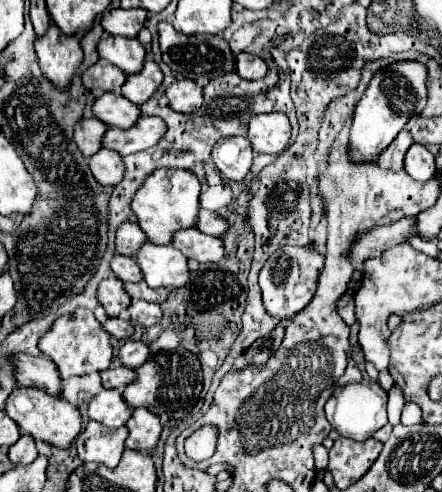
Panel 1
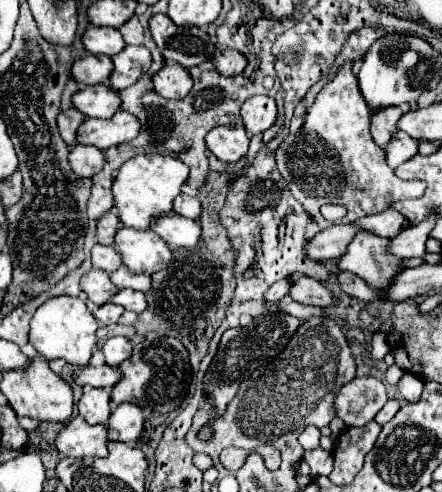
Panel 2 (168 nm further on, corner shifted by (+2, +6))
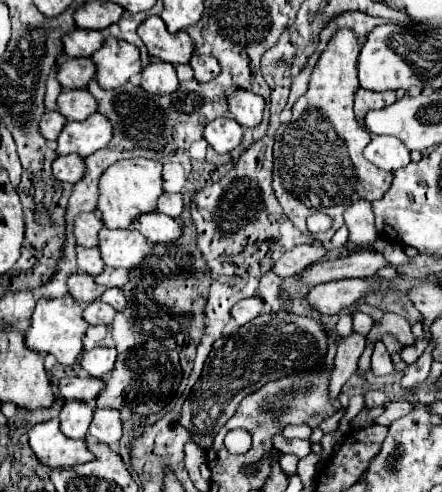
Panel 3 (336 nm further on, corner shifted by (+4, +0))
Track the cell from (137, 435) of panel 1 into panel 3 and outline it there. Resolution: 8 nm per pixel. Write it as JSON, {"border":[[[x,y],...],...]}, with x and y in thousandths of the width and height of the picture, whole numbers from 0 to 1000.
{"border":[[[217,831],[199,876],[213,892],[240,904],[262,904],[276,892],[276,852],[262,831]]]}

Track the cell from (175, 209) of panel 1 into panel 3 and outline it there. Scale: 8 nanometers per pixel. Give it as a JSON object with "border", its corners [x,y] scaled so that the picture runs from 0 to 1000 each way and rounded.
{"border":[[[285,323],[249,335],[226,360],[226,409],[231,449],[244,465],[294,465],[303,445],[326,433],[353,429],[357,400],[371,392],[367,331],[344,323]]]}

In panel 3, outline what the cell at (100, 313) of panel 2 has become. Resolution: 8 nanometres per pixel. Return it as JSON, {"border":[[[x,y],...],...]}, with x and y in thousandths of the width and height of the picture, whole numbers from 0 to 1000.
{"border":[[[213,612],[213,616],[195,620],[186,644],[204,661],[249,661],[258,652],[258,640],[262,640],[262,632],[249,620],[240,620],[231,612]]]}

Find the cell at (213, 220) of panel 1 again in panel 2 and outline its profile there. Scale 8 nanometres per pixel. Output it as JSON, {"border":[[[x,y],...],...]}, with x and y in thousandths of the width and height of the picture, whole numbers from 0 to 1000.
{"border":[[[407,396],[394,404],[394,429],[412,441],[425,441],[425,445],[448,445],[452,441],[452,409],[443,400],[430,400],[430,396]]]}

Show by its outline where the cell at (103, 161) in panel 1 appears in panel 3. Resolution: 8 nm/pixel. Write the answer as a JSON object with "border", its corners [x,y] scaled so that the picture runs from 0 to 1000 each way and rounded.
{"border":[[[145,315],[145,319],[131,319],[122,331],[118,331],[118,348],[122,348],[122,360],[136,364],[136,368],[149,368],[149,372],[172,372],[176,364],[186,364],[186,348],[190,348],[190,319],[181,315]]]}

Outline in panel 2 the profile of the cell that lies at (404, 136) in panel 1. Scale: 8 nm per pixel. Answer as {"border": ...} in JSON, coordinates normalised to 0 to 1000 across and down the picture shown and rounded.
{"border":[[[864,217],[855,226],[842,226],[837,234],[837,270],[851,295],[869,303],[878,295],[887,270],[896,266],[896,246],[905,242],[910,222],[905,217]]]}

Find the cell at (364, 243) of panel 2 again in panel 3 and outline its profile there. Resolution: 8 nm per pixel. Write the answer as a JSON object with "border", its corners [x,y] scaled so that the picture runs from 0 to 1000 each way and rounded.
{"border":[[[805,409],[778,433],[783,457],[792,465],[787,490],[805,502],[842,502],[851,490],[851,461],[846,461],[846,433],[833,409]]]}

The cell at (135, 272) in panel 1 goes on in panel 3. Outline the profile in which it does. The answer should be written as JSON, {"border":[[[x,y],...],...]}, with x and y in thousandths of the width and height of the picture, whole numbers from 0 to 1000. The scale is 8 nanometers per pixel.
{"border":[[[176,502],[176,543],[186,551],[195,551],[199,559],[226,559],[231,547],[235,547],[235,535],[231,535],[231,514],[222,506],[190,506],[190,502]]]}

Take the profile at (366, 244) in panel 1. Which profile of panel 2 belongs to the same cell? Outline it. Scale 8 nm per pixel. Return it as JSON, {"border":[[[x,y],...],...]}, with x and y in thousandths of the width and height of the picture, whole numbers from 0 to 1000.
{"border":[[[751,457],[733,470],[719,470],[706,486],[697,486],[688,498],[688,514],[710,530],[765,526],[778,518],[787,490],[796,490],[796,482],[810,470],[814,461],[805,457]]]}

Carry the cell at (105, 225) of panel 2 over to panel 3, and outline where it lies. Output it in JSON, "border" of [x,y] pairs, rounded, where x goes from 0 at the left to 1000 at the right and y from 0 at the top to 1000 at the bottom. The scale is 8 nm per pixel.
{"border":[[[186,433],[172,441],[167,478],[186,502],[222,502],[222,470],[235,461],[231,445],[217,433]]]}

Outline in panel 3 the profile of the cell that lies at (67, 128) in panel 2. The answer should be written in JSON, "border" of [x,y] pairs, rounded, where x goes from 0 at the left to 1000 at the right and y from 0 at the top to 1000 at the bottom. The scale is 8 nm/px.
{"border":[[[104,226],[90,246],[90,266],[113,291],[127,291],[145,254],[149,254],[149,242],[131,226]]]}

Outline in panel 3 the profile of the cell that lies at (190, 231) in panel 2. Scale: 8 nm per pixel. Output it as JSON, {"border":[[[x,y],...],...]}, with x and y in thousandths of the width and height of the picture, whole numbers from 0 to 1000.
{"border":[[[357,429],[321,437],[321,445],[308,445],[299,457],[308,470],[317,470],[344,498],[353,494],[385,494],[394,486],[412,482],[412,457]]]}

